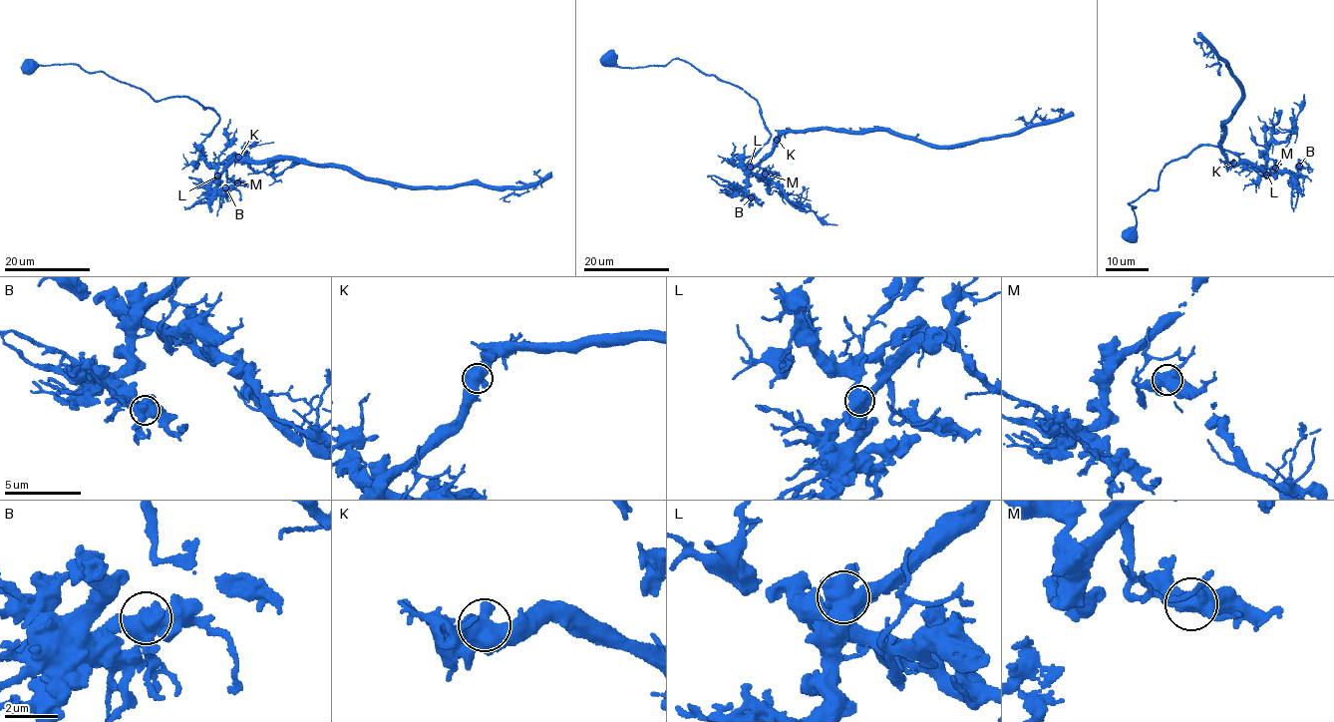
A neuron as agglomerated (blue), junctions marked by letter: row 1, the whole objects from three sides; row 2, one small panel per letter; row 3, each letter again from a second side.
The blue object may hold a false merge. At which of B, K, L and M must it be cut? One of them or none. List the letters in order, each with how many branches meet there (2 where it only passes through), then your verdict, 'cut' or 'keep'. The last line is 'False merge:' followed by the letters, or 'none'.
B: 4 | keep
K: 3 | keep
L: 4 | cut
M: 4 | keep
False merge: L

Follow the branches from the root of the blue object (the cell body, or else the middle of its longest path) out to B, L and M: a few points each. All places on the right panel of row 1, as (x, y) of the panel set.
B: (1131, 234), (1128, 202), (1196, 147), (1268, 174), (1299, 166)
L: (1131, 234), (1136, 207), (1128, 202), (1149, 188), (1156, 189), (1165, 166), (1196, 147), (1220, 147), (1266, 175)
M: (1131, 234), (1136, 207), (1128, 202), (1156, 189), (1165, 166), (1196, 147), (1275, 168)

